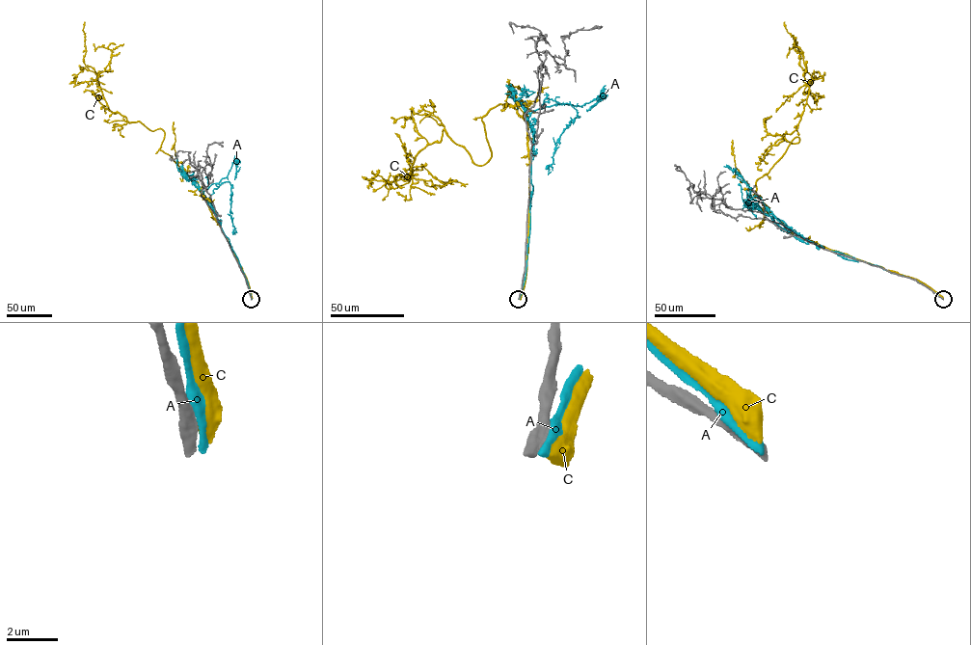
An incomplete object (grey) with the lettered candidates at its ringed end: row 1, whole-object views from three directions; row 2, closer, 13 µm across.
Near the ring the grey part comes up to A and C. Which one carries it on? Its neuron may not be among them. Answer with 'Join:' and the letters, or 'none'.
Join: none

